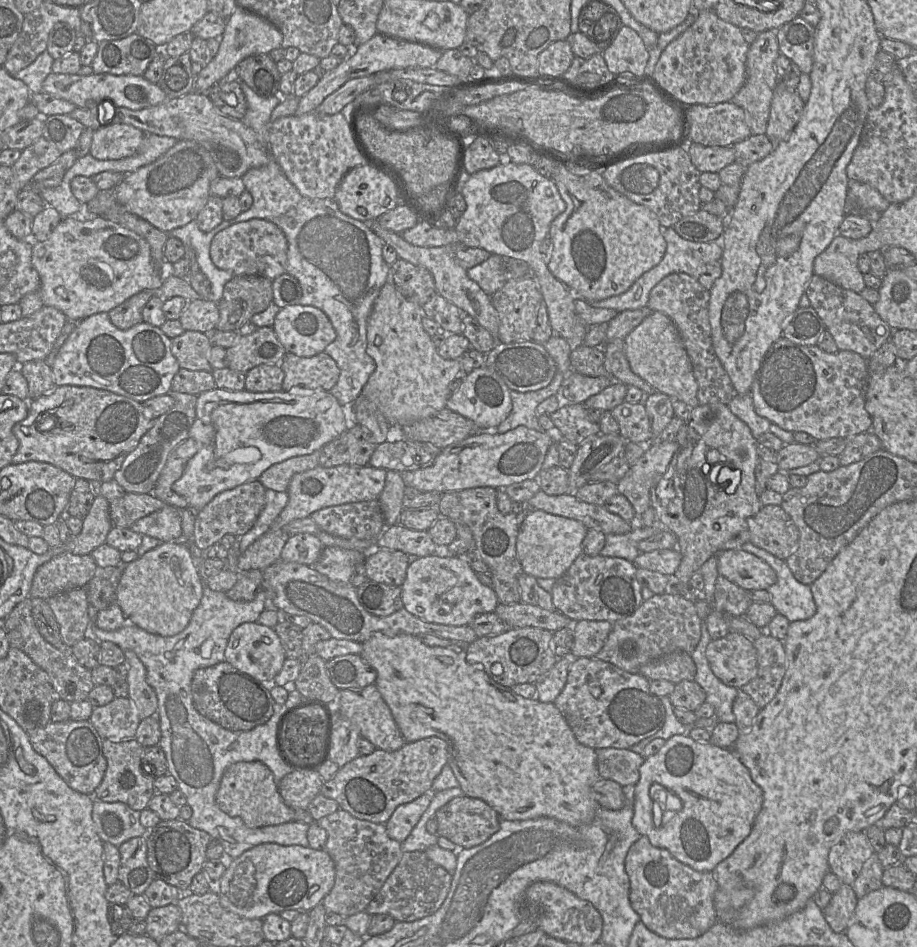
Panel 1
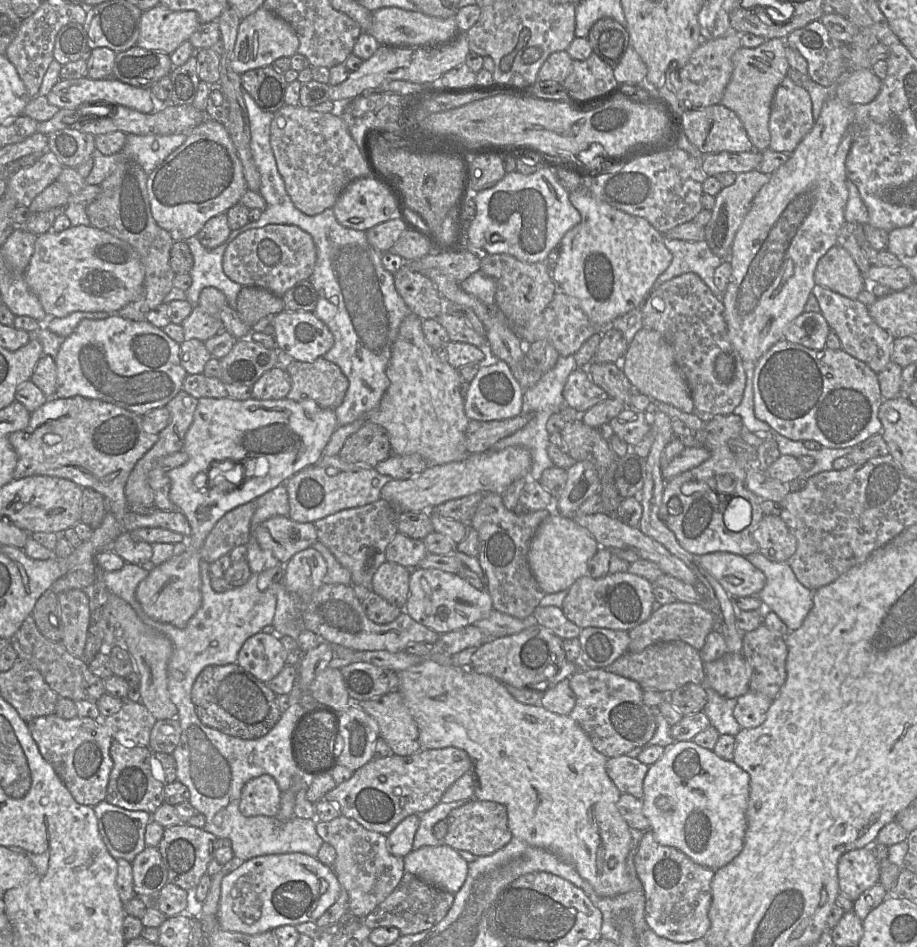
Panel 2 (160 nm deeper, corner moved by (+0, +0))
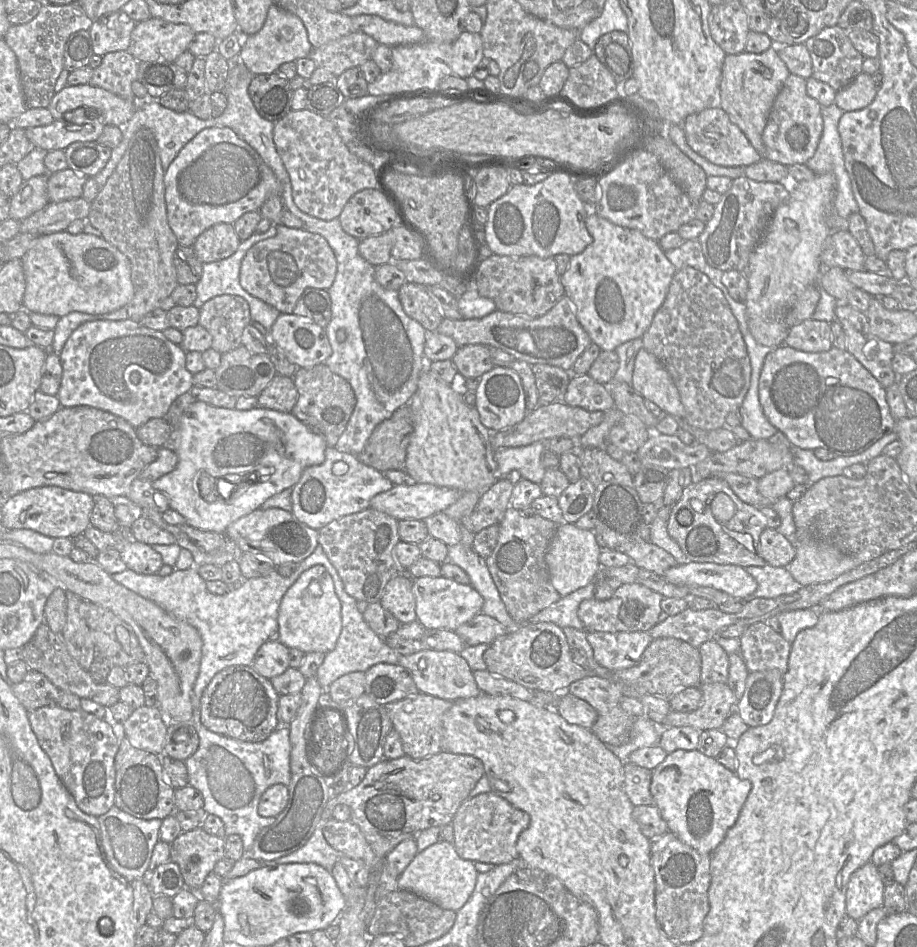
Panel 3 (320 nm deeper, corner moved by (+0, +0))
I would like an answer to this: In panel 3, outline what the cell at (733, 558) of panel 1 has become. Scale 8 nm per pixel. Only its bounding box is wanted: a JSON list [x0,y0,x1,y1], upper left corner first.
[663,562,758,601]

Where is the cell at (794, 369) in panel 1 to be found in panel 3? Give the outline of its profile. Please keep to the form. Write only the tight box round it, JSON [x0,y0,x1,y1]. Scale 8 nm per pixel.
[759,344,896,457]

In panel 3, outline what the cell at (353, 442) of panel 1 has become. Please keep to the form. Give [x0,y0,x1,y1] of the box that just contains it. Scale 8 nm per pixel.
[356,405,413,472]

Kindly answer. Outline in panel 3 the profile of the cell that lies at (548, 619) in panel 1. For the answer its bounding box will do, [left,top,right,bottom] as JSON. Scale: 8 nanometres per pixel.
[455,612,508,646]

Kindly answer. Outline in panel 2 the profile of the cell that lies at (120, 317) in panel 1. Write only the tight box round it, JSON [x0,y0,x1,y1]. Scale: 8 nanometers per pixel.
[86,159,175,322]

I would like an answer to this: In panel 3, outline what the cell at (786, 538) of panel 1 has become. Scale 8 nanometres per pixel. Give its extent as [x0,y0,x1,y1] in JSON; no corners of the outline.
[759,527,796,567]

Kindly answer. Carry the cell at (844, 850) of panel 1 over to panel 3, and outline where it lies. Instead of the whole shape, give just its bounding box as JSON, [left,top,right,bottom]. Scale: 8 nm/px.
[847,861,885,921]

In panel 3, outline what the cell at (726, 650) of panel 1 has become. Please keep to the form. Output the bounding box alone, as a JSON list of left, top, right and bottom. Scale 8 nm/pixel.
[662,683,738,731]

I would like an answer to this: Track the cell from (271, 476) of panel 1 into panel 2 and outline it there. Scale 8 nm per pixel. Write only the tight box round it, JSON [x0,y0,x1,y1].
[322,313,470,465]

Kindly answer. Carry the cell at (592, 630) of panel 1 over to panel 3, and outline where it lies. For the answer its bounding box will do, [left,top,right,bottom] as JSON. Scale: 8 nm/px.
[587,632,653,670]

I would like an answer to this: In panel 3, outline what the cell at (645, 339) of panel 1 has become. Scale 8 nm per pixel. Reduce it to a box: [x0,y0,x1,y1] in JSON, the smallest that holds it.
[632,348,684,418]

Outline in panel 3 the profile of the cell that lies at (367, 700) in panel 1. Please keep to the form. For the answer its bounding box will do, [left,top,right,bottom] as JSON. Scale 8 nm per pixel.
[384,692,452,759]

